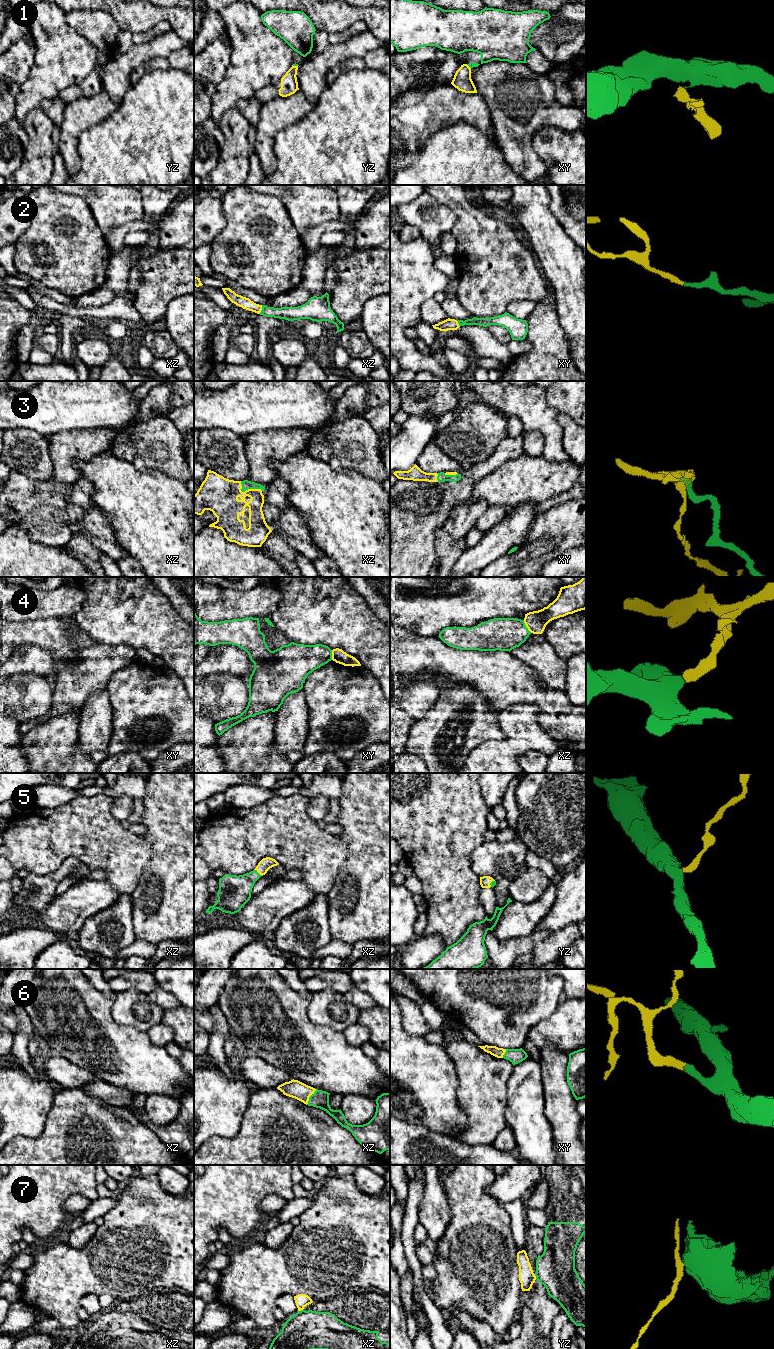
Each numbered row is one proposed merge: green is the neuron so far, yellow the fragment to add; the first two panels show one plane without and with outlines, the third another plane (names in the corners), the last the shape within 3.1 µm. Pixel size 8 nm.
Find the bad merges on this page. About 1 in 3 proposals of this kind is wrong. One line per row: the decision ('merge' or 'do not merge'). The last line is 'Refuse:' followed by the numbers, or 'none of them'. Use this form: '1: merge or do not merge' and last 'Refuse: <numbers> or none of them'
1: do not merge
2: merge
3: merge
4: do not merge
5: merge
6: merge
7: do not merge
Refuse: 1, 4, 7

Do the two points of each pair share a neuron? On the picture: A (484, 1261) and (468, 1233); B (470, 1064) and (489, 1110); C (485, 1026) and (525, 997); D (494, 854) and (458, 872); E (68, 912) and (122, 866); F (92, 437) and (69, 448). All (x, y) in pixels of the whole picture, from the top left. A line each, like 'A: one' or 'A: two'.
A: one
B: one
C: one
D: two
E: two
F: one

